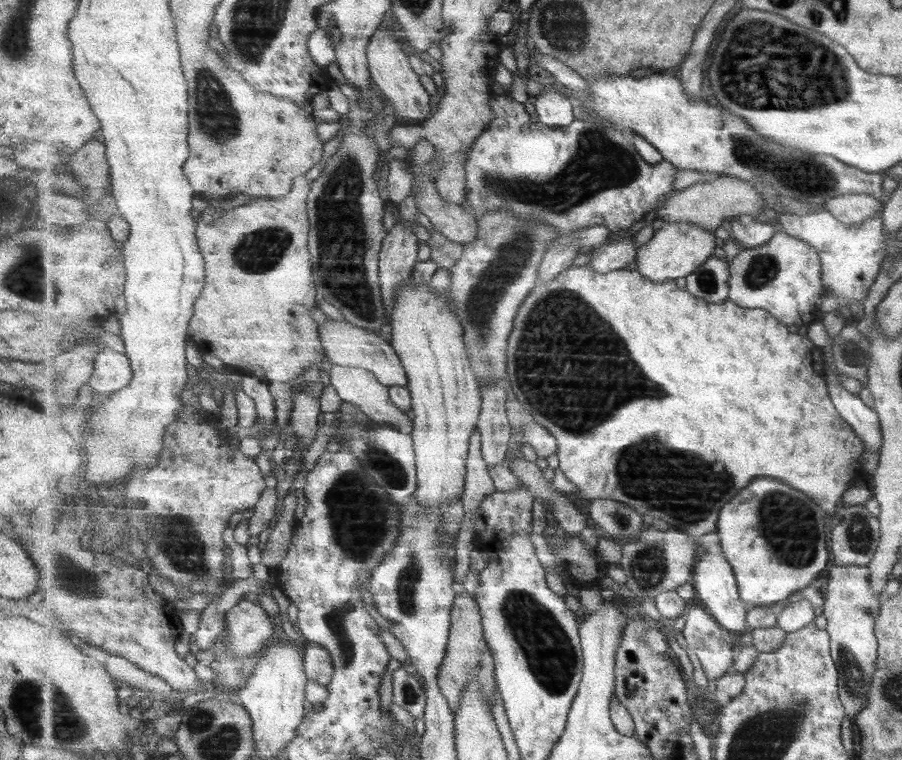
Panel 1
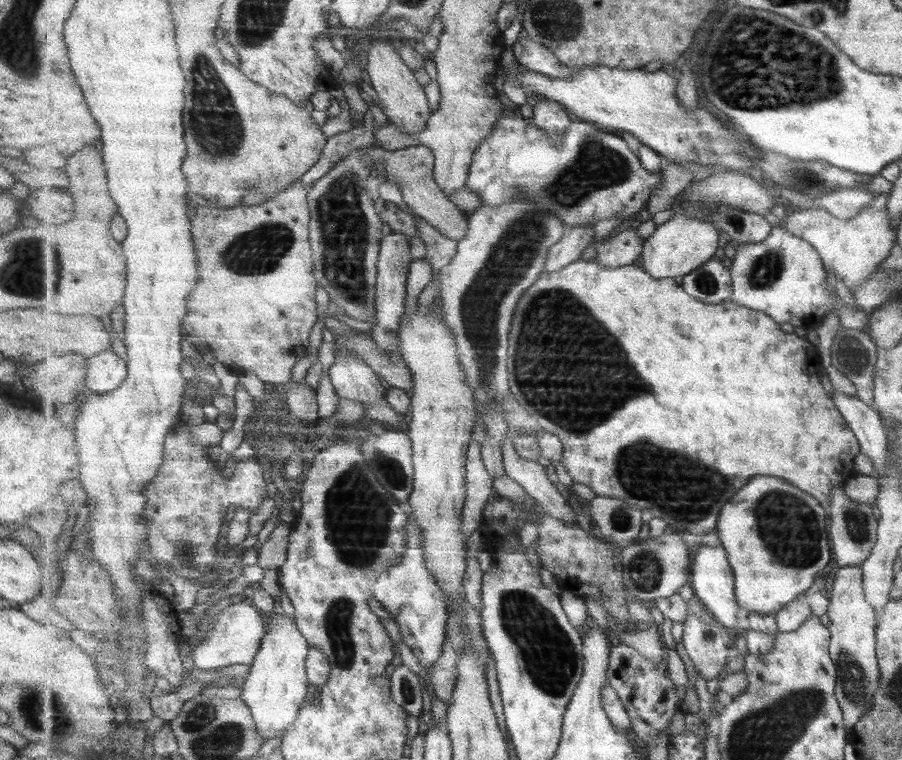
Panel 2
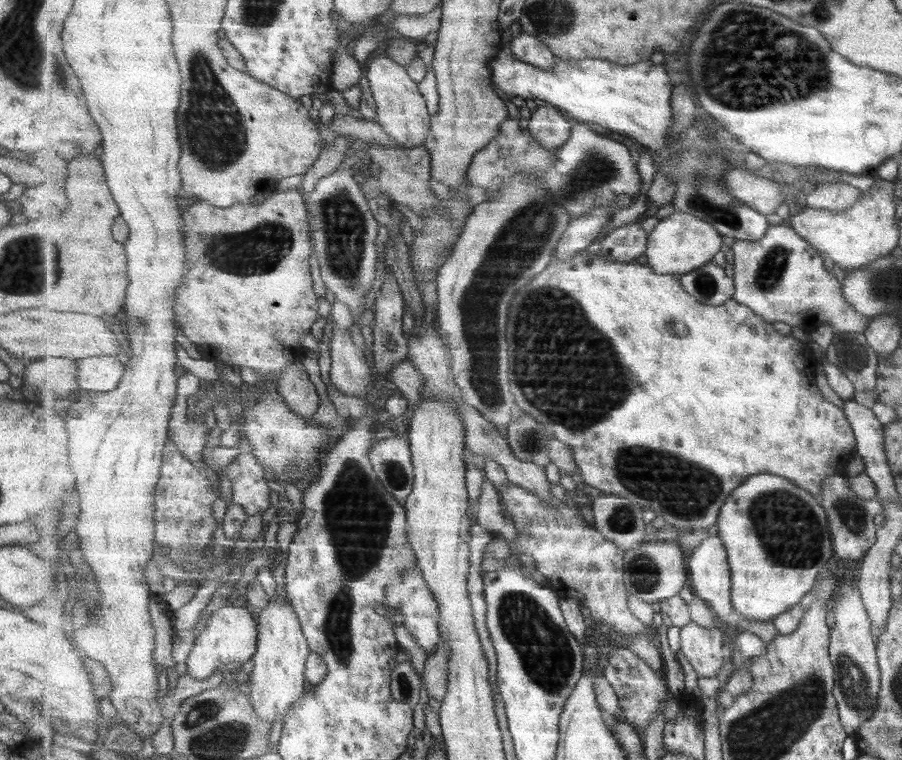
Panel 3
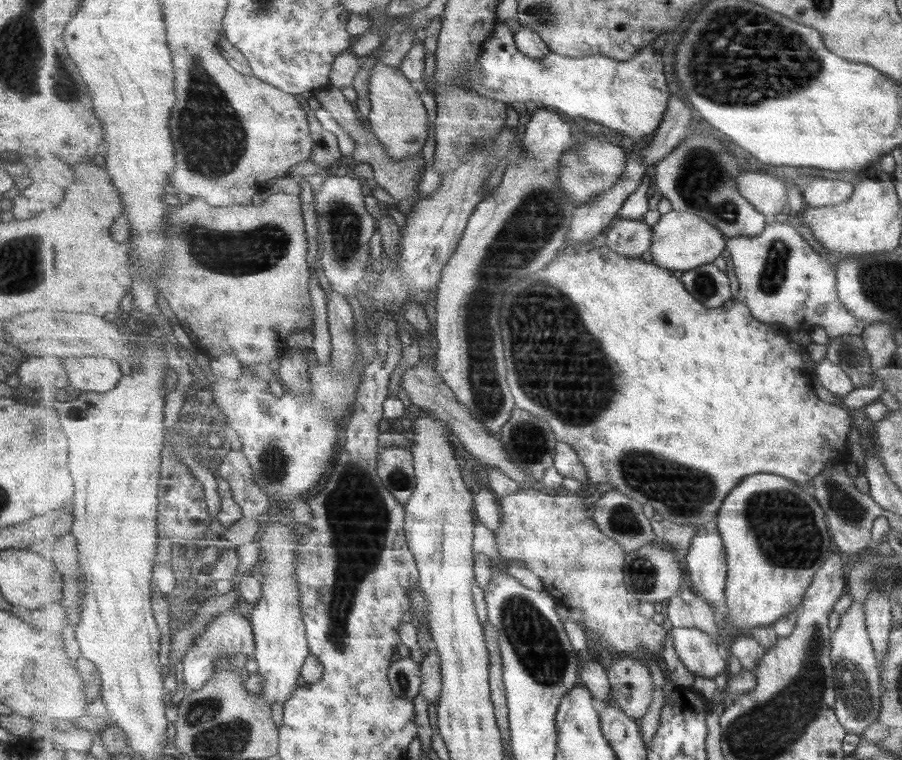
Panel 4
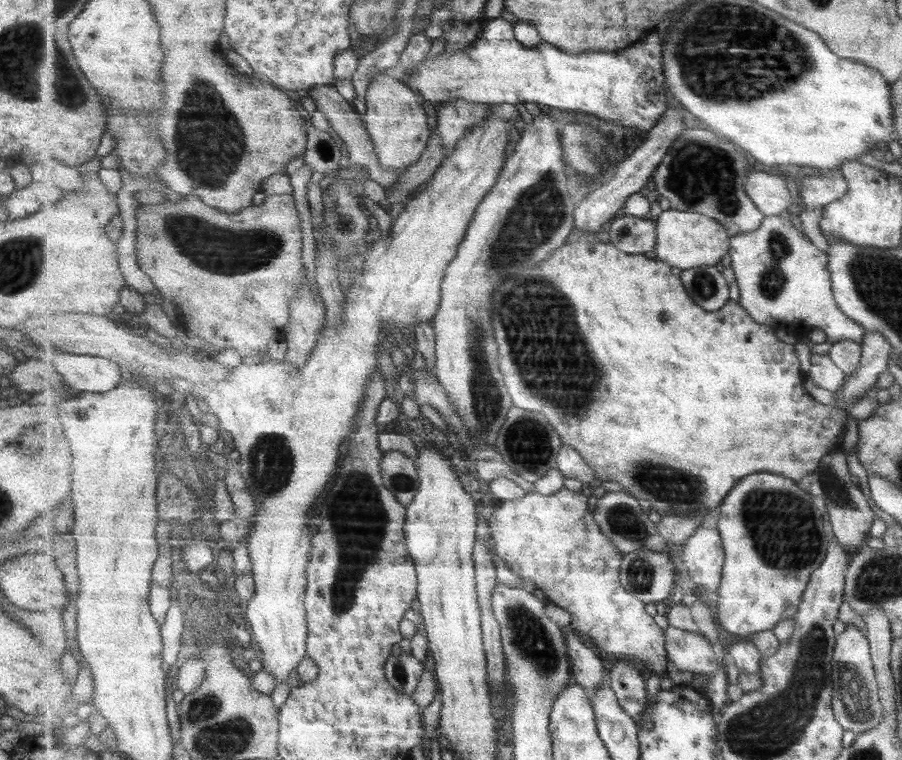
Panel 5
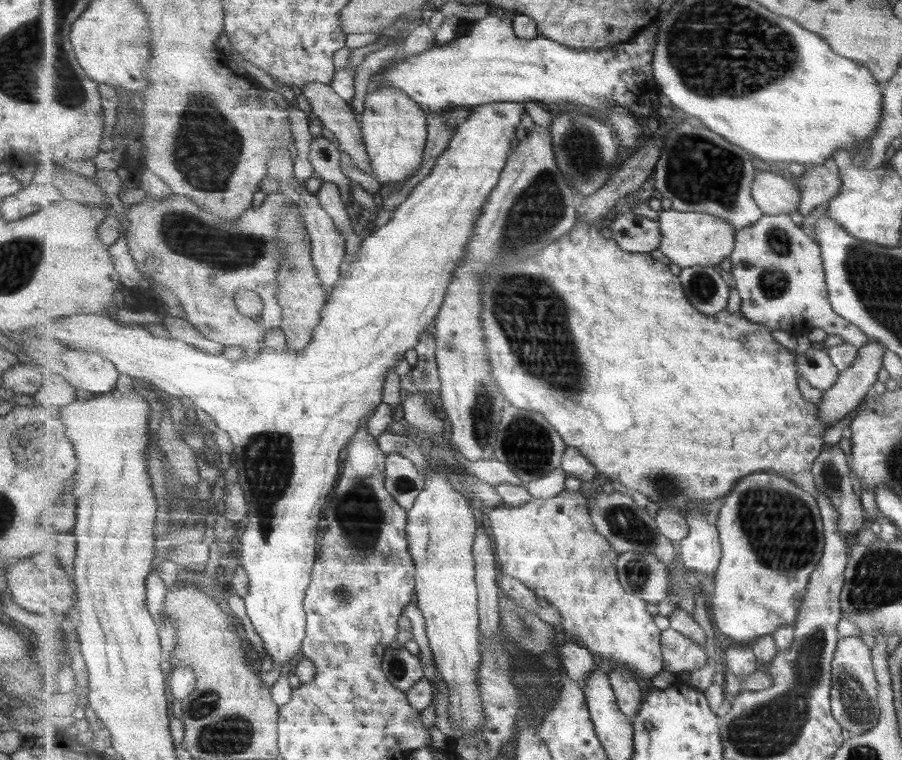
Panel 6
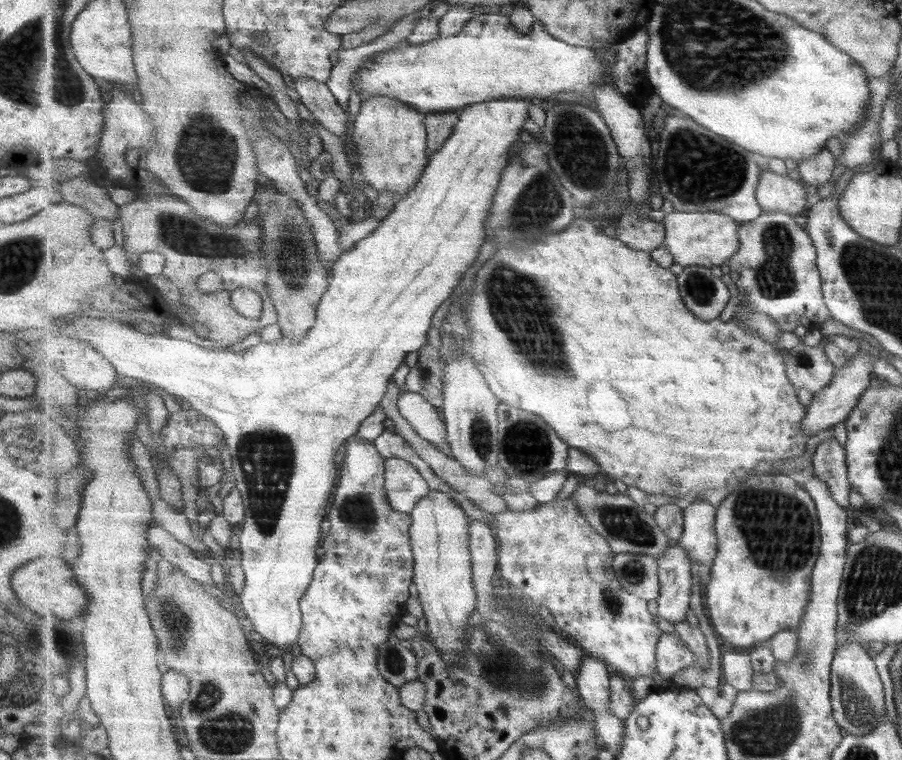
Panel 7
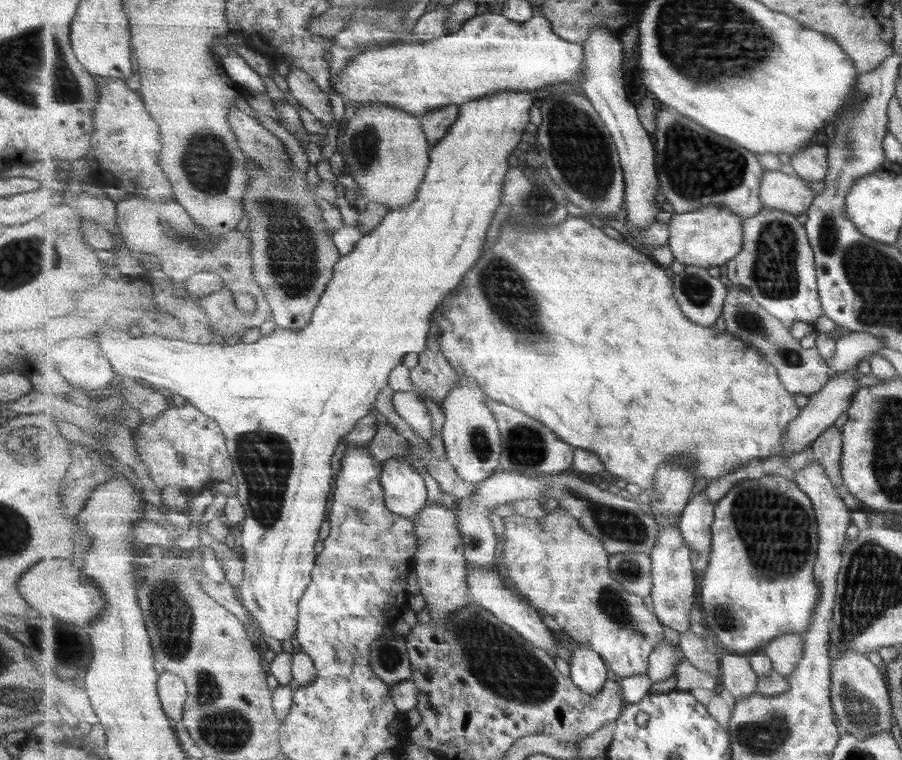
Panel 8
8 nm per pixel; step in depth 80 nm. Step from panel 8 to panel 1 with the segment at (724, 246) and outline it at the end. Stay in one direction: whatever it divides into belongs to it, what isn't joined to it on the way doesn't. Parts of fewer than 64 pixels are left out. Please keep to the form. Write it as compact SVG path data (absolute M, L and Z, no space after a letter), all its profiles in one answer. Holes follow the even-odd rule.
M664 223L647 244L638 248L636 264L639 272L661 284L675 278L686 278L695 272L717 249L715 234L709 229L688 223Z

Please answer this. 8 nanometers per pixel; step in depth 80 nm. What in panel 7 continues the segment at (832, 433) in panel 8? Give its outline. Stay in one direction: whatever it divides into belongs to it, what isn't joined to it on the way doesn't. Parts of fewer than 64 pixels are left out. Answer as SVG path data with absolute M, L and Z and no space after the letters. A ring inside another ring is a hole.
M831 437L830 440L819 442L812 458L815 476L827 482L833 492L837 505L849 510L849 482L845 474L845 454L841 444Z

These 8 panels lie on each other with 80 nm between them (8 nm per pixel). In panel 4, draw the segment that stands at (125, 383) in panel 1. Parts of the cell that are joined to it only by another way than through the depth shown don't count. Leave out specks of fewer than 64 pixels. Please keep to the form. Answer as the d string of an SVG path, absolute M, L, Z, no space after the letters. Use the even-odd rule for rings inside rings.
M73 356L63 360L69 373L72 393L109 392L123 378L119 361L104 356Z

